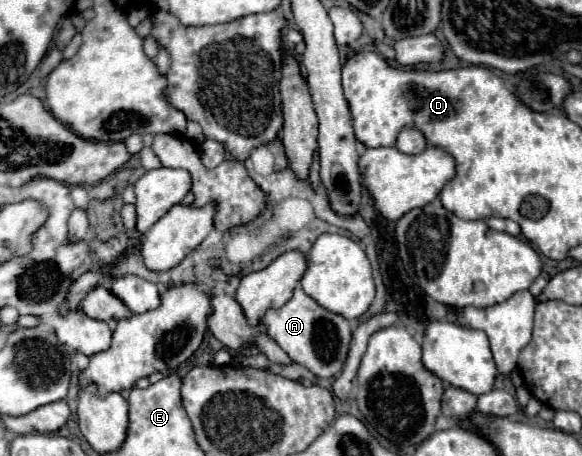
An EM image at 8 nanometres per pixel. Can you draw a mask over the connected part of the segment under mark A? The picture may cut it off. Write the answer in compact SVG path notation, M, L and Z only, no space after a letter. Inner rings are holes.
M301 287L293 291L293 297L279 309L267 309L263 315L263 323L267 325L269 335L277 341L277 345L299 365L307 367L317 377L333 377L345 365L349 341L351 341L351 325L345 317L323 309L317 301L313 301ZM323 317L323 345L315 345L315 323Z

